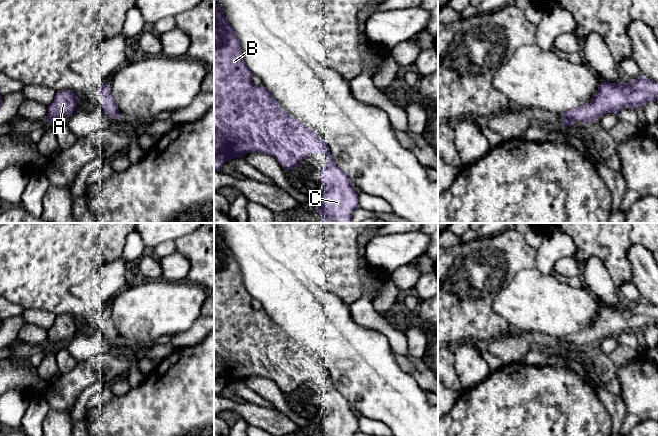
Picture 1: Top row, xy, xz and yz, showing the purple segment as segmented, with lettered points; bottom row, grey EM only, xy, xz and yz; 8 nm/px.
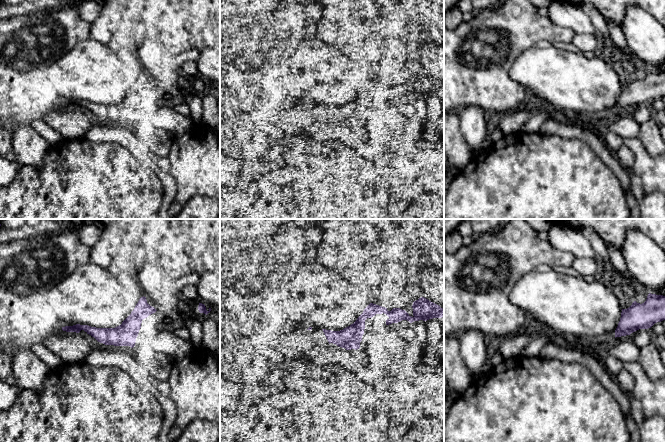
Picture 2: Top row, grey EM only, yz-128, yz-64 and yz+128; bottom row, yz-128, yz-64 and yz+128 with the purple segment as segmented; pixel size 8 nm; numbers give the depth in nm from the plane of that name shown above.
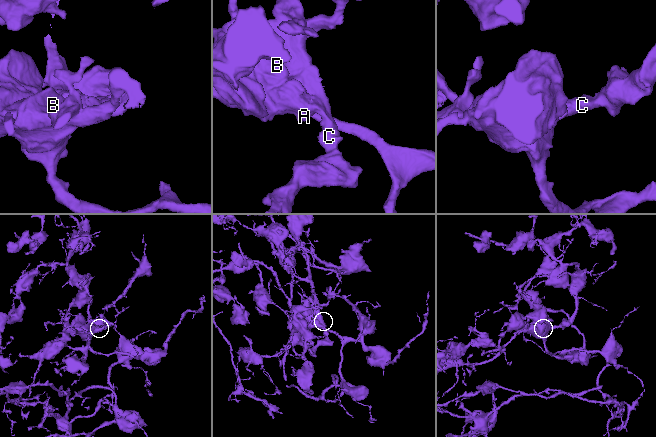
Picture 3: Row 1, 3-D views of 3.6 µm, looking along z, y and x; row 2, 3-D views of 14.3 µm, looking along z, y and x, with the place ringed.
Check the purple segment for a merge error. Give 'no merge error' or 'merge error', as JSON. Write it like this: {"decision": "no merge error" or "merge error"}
{"decision": "no merge error"}

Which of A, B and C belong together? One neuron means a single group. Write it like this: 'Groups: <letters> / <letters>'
Groups: A B C

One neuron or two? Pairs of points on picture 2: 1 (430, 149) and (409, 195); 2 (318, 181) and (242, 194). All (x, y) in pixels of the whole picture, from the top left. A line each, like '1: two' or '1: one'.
1: one
2: one

